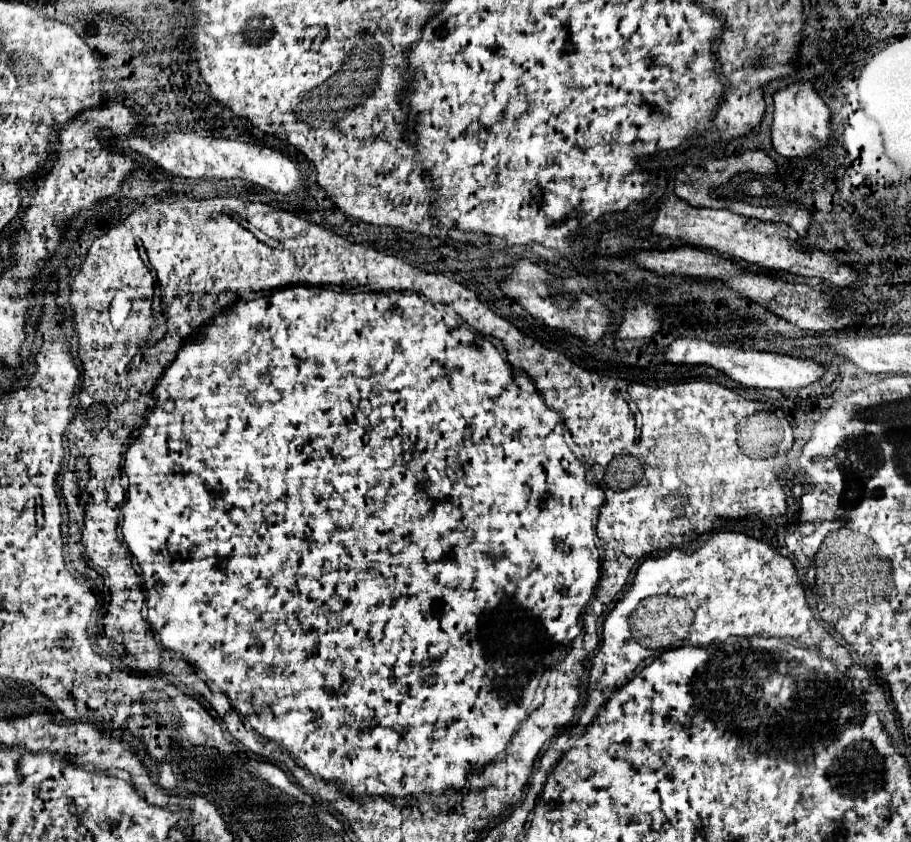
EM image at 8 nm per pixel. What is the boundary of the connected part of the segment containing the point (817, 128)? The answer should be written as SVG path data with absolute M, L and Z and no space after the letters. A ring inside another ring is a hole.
M809 82L789 84L787 88L779 90L775 96L775 114L771 126L773 148L781 156L811 156L821 148L827 148L831 142L831 112L823 98L813 90Z

